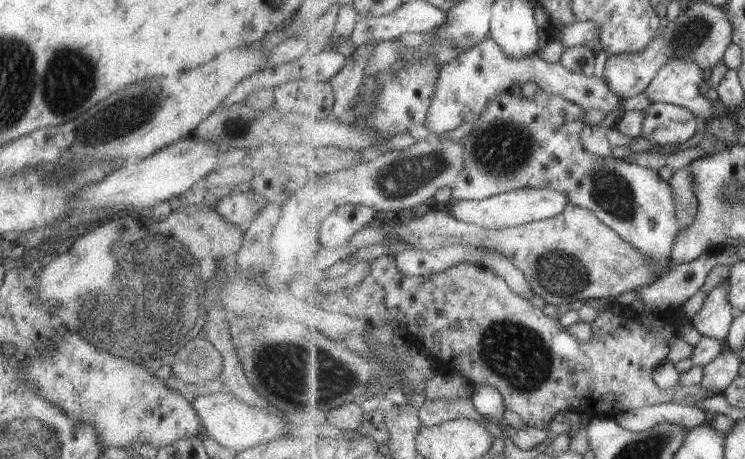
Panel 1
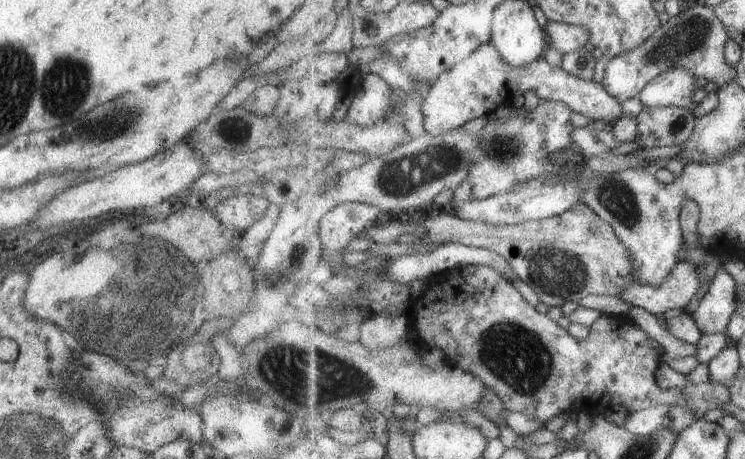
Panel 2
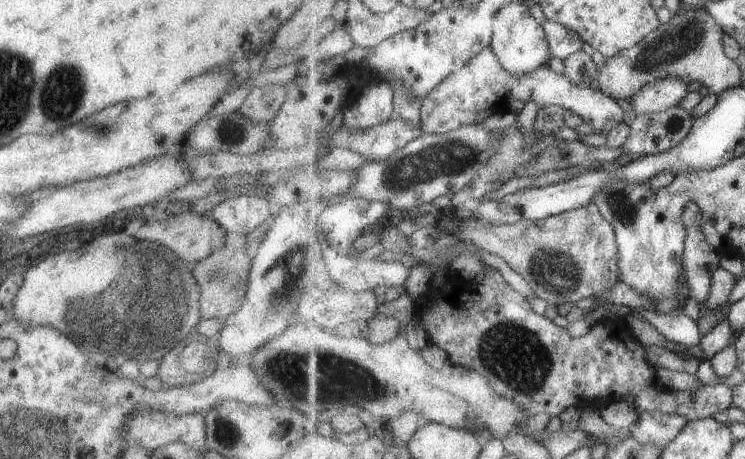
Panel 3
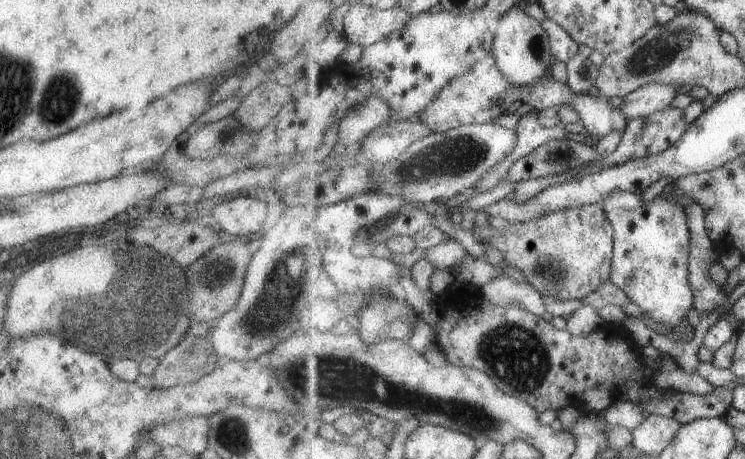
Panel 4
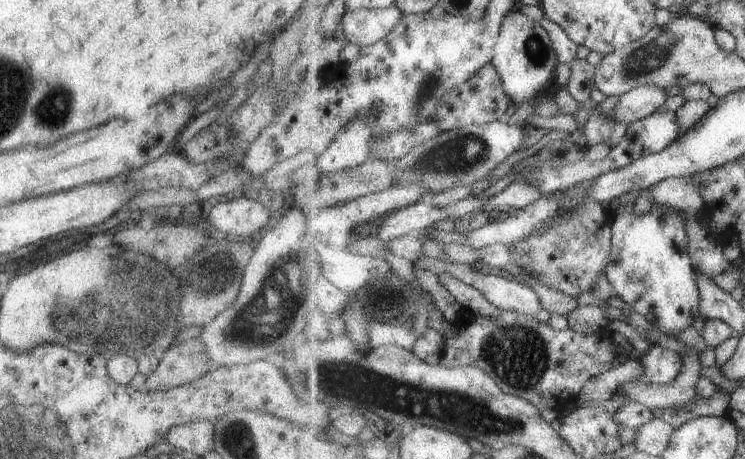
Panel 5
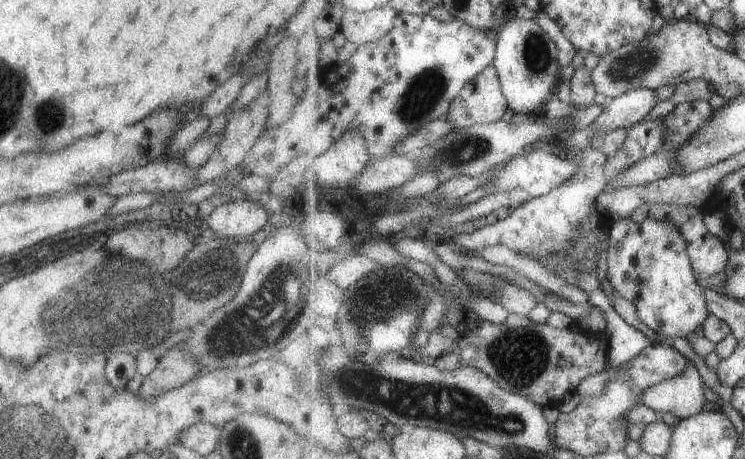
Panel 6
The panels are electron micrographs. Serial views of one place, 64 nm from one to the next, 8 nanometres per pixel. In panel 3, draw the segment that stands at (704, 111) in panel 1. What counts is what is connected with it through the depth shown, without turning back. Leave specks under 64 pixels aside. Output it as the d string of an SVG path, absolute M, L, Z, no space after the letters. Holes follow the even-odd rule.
M667 77L657 82L646 84L631 99L636 114L657 113L681 105L689 94L687 82L681 78Z

